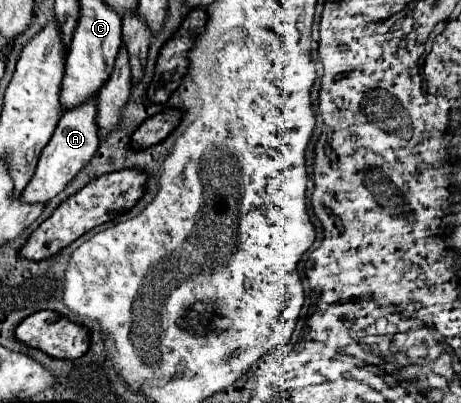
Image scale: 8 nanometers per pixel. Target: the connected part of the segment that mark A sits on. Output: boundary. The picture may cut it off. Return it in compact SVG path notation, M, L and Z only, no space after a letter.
M89 96L83 104L65 110L65 114L61 116L55 134L51 136L49 144L43 148L37 170L31 178L31 182L25 186L21 198L23 202L47 202L53 196L57 196L65 184L69 184L69 180L83 168L83 164L87 164L87 160L91 160L91 156L97 152L99 148L99 128L97 128L97 96Z

